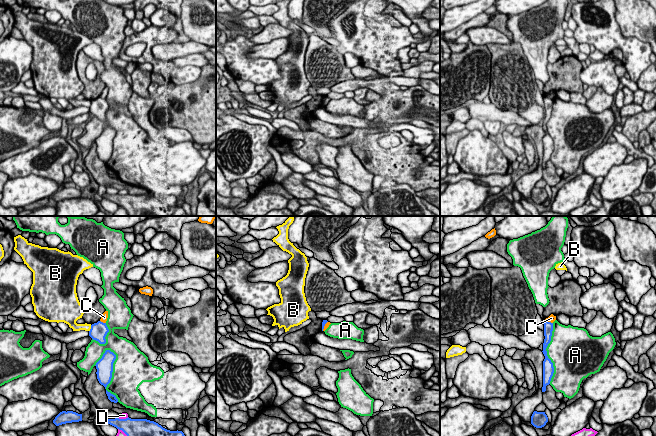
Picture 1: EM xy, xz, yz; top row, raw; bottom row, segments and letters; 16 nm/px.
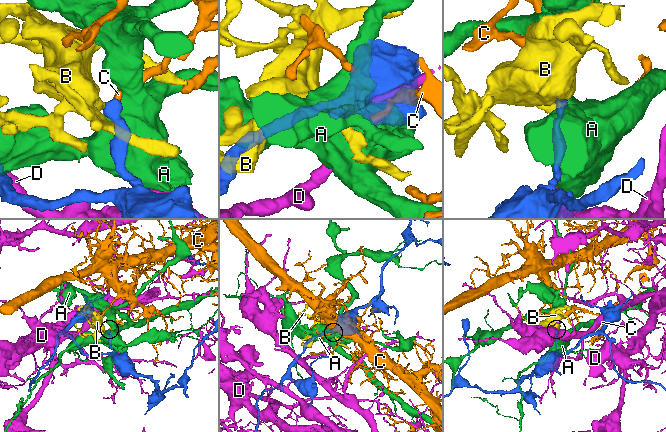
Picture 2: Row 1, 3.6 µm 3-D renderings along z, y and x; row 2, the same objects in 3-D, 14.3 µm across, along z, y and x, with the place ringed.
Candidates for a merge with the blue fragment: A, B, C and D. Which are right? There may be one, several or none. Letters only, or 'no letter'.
no letter

